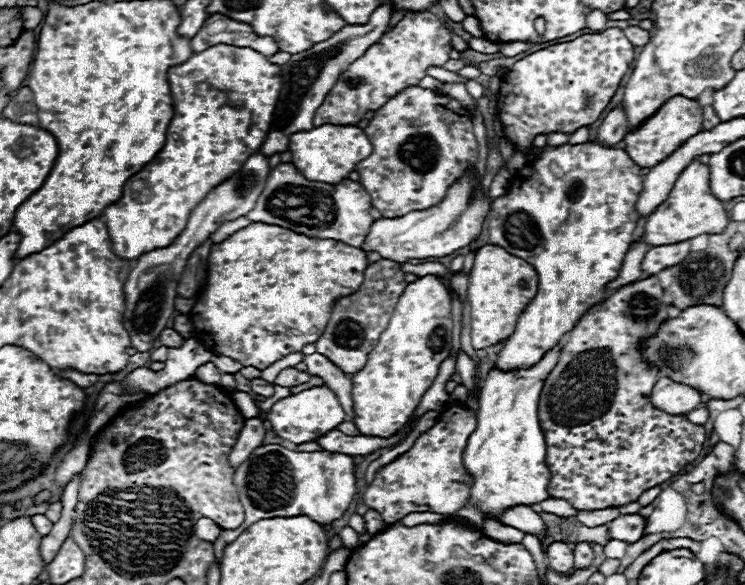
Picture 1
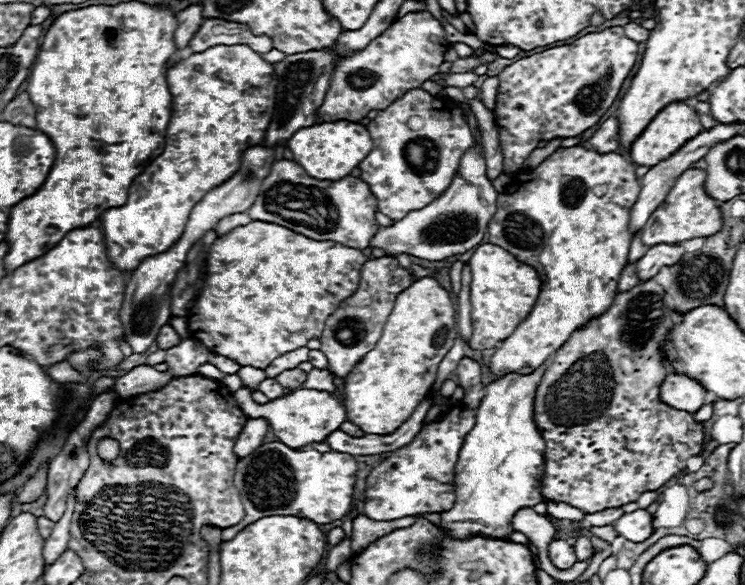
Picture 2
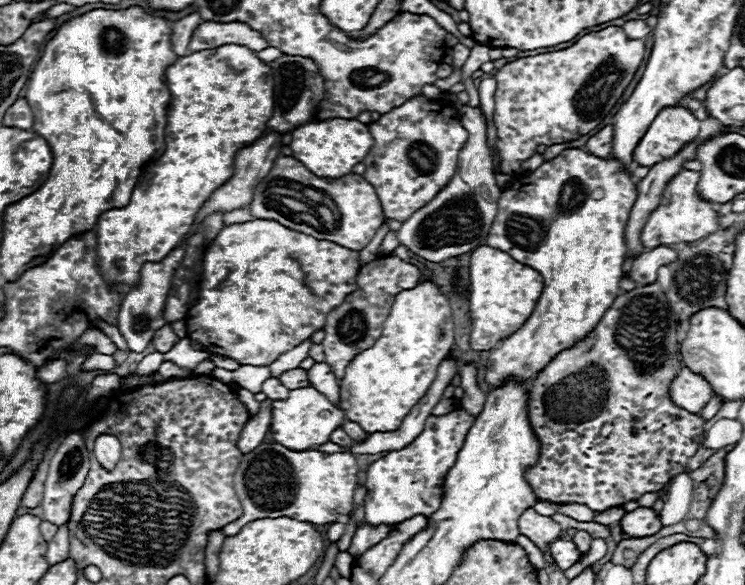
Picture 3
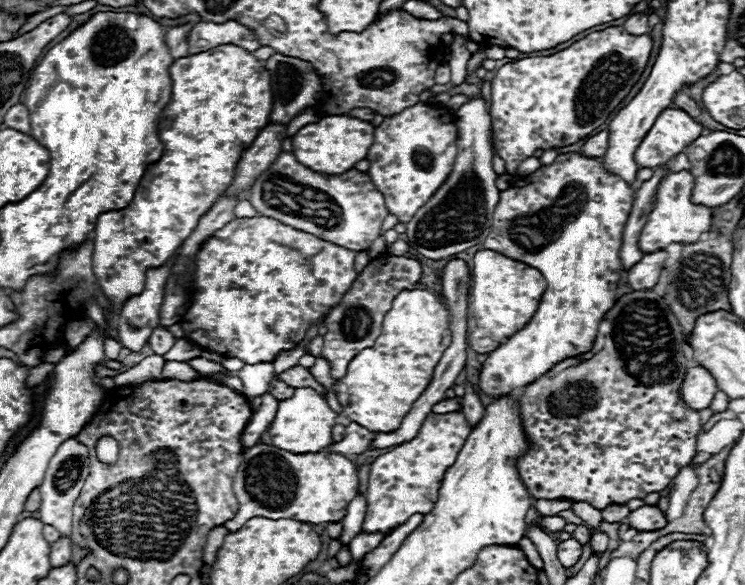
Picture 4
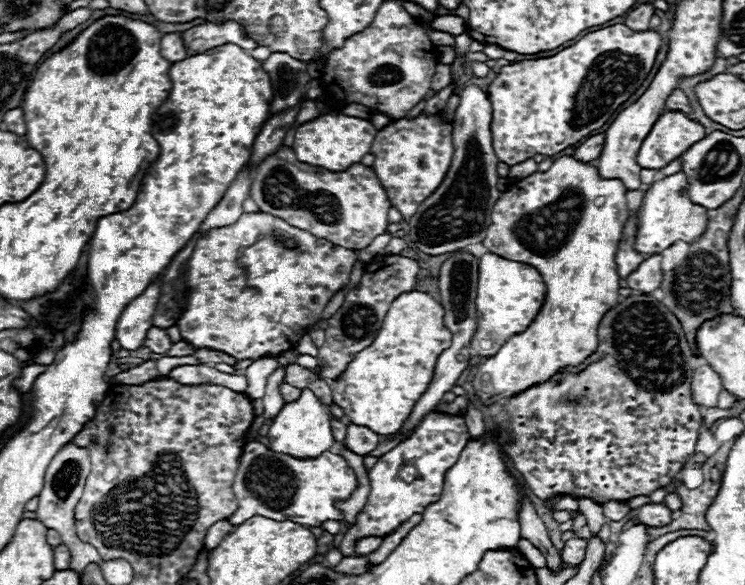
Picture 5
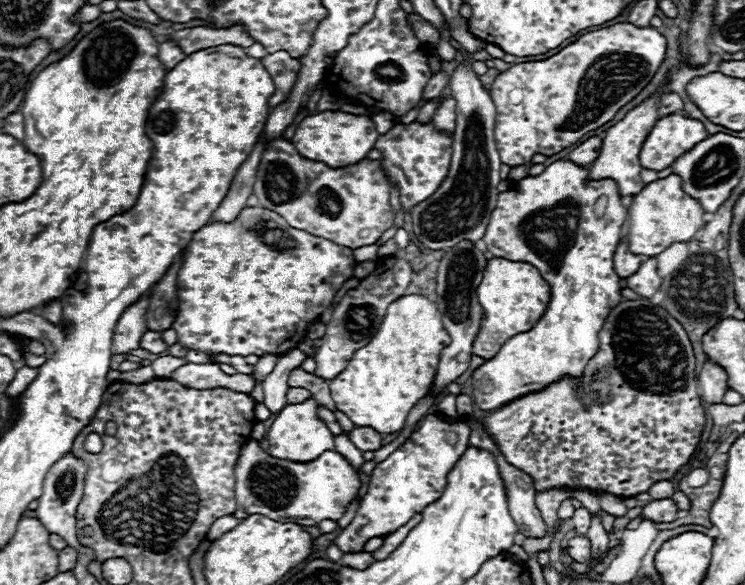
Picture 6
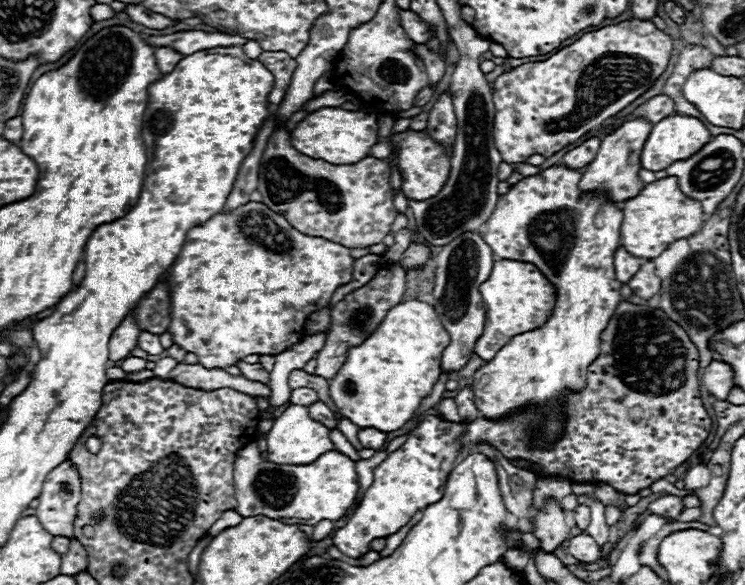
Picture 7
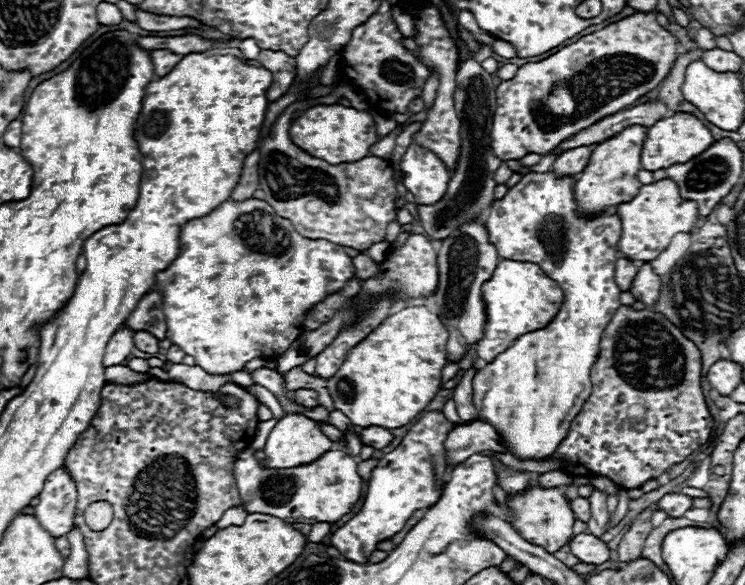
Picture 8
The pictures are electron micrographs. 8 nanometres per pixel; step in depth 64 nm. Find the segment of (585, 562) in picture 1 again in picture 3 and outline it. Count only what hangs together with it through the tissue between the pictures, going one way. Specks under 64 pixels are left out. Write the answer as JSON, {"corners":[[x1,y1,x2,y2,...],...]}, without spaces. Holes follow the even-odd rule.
{"corners":[[578,530,576,534,574,534,574,538,572,538,574,542,576,542,576,546,578,546,578,550,582,552,582,554,586,554,588,552,588,548,590,548,590,542,592,542,592,536,586,532,586,530]]}

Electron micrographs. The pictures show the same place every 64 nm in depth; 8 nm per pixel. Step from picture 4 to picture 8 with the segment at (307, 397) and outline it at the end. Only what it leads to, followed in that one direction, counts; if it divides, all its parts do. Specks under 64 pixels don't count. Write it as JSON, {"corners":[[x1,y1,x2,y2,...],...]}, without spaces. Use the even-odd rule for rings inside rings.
{"corners":[[286,414,282,420,278,420,278,424,268,434,268,440,266,440,266,446,264,446,262,464,266,468,296,468,296,466,304,466,304,464,310,464,310,462,318,460,324,452,328,452,332,448,332,444,334,442,320,432,320,428,316,426,314,420,306,418,304,414]]}

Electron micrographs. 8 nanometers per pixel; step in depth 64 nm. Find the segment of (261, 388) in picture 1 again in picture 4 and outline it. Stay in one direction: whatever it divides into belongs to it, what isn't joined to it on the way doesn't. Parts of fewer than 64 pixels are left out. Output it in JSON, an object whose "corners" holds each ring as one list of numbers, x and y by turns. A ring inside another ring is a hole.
{"corners":[[272,380,270,386,268,386,268,390,270,390,276,398,280,398,280,400,288,400,288,398,294,396,294,388,288,386,288,384,284,384,282,380]]}

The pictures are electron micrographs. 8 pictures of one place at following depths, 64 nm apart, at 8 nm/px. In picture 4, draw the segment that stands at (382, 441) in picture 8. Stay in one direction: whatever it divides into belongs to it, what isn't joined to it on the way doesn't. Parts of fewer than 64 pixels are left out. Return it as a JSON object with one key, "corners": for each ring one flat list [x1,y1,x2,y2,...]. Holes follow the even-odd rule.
{"corners":[[352,422,352,424,346,426,344,440,342,442,334,442,330,446,330,450,346,454,346,456,358,456,358,454,362,454,362,452,366,452,370,448,374,436,376,434,372,434,370,430,364,430,362,426,356,426,356,422]]}

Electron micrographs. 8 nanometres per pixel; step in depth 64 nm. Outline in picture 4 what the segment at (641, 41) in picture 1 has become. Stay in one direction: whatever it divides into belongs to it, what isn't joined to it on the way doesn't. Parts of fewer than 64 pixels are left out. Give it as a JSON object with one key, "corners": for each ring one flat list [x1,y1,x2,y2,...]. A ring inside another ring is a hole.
{"corners":[[638,12,638,14,632,14,626,22,624,22,624,28,630,32,630,34,648,34,650,32,650,26,648,26,648,14,646,12]]}

